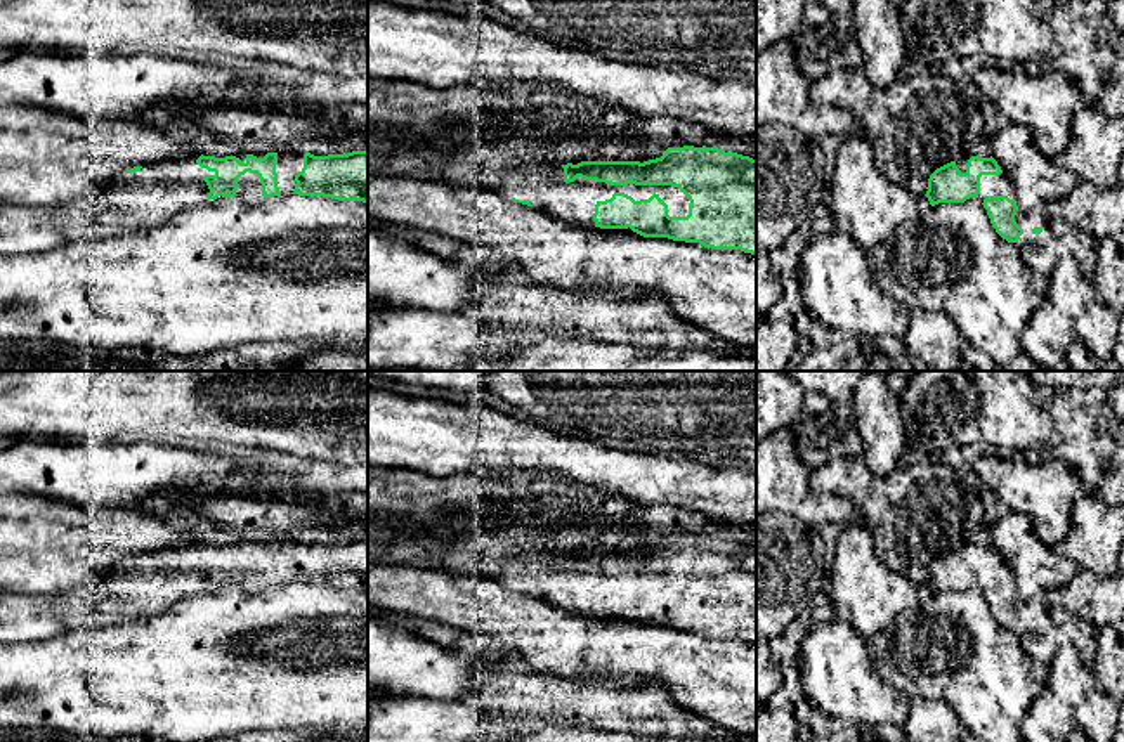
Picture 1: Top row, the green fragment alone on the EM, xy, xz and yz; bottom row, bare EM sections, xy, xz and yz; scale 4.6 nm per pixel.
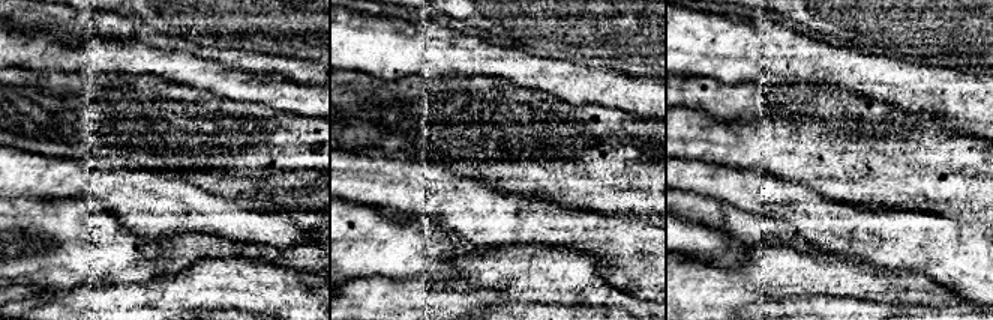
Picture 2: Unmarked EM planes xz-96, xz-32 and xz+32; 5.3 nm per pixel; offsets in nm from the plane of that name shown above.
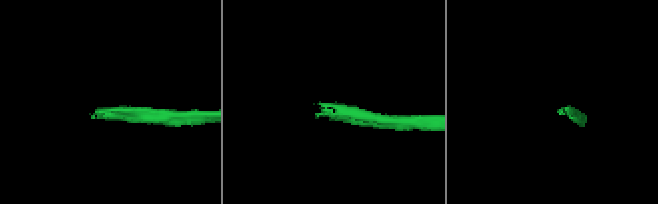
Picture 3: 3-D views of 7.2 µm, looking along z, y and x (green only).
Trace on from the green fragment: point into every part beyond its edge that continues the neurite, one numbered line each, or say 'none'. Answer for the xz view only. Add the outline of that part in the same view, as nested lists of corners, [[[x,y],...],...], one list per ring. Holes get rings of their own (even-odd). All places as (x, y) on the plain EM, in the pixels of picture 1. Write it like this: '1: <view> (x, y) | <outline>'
1: xz (490, 552) | [[[387,511],[368,517],[368,562],[425,567],[458,574],[493,577],[505,586],[529,589],[552,605],[595,615],[593,602],[598,589],[624,581],[635,589],[654,581],[668,593],[670,605],[687,605],[690,589],[671,574],[611,574],[578,565],[564,570],[564,556],[538,543],[519,543],[505,529],[480,529],[444,543],[430,534],[409,536],[394,527]]]

